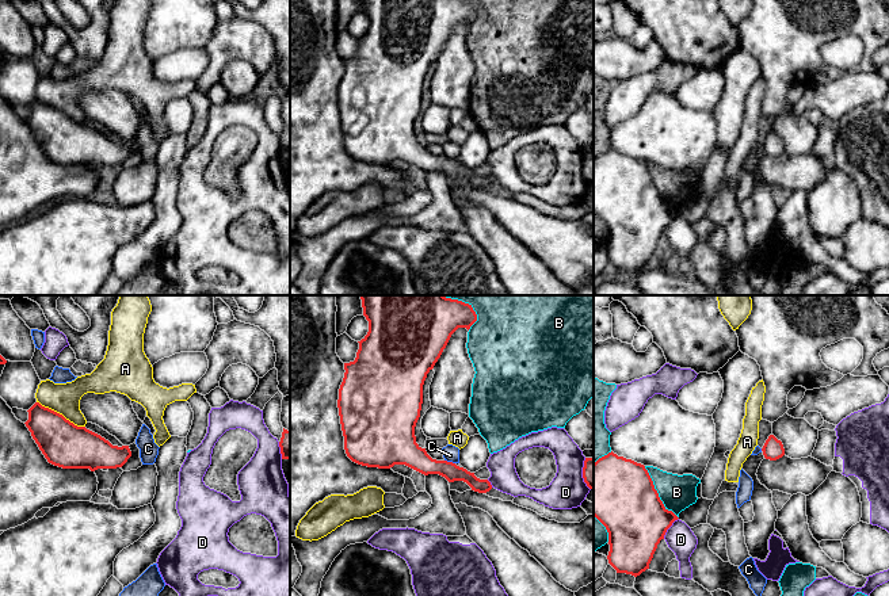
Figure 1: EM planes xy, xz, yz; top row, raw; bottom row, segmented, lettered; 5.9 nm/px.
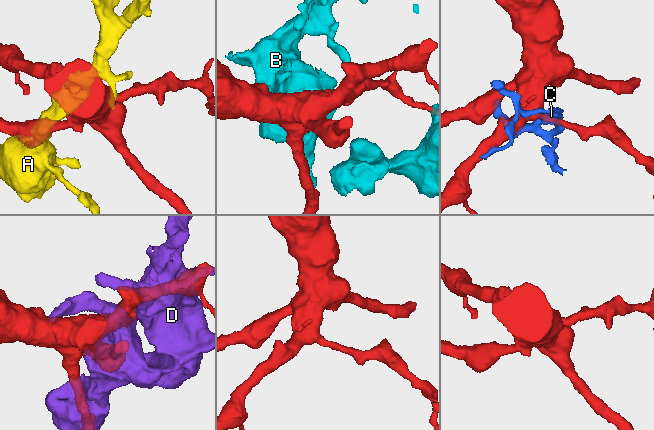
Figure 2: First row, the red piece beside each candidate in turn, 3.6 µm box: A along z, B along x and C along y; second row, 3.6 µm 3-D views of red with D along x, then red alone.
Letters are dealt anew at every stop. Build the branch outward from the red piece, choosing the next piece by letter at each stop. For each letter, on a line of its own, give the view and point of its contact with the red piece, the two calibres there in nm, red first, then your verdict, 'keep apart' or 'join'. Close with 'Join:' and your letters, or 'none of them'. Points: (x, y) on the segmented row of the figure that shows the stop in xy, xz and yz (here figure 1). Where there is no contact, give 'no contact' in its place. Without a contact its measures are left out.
A: meets red in xy at (61, 415); 260 nm thick on the red side, 190 nm on the other; keep apart
B: meets red in yz at (657, 493); 400 nm thick on the red side, 200 nm on the other; keep apart
C: meets red in xz at (450, 462); 140 nm thick on the red side, 100 nm on the other; keep apart
D: meets red in yz at (668, 527); 380 nm thick on the red side, 170 nm on the other; keep apart
Join: none of them

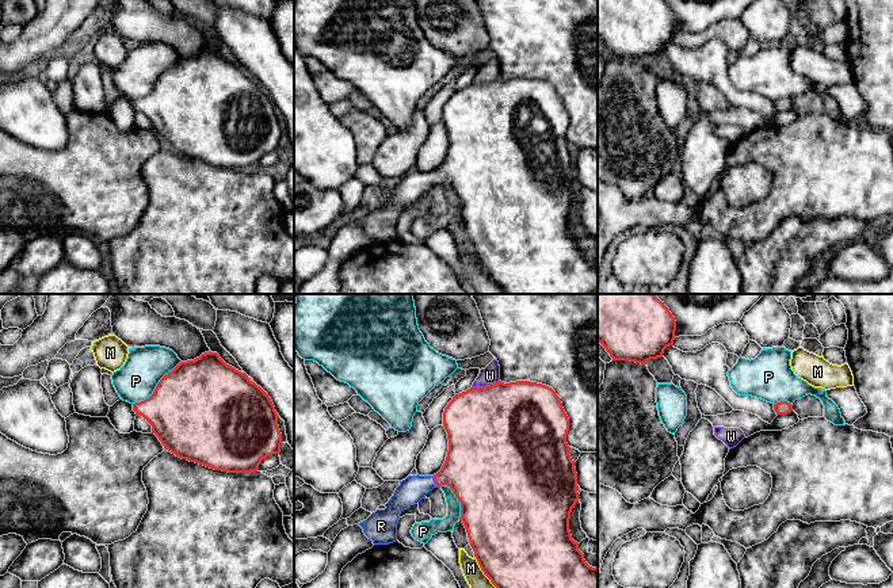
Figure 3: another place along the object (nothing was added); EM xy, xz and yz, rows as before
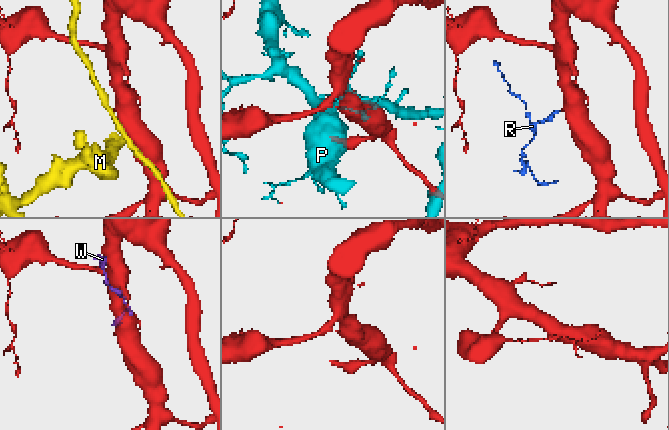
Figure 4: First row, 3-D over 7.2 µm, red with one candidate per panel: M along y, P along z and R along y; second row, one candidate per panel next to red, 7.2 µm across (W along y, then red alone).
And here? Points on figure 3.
M: meets red in xz at (483, 571); 500 nm thick on the red side, 110 nm on the other; keep apart
P: meets red in xy at (156, 386); 500 nm thick on the red side, 240 nm on the other; keep apart
R: meets red in xz at (434, 480); 360 nm thick on the red side, 160 nm on the other; join
W: meets red in xz at (485, 386); 500 nm thick on the red side, 110 nm on the other; keep apart
Join: R

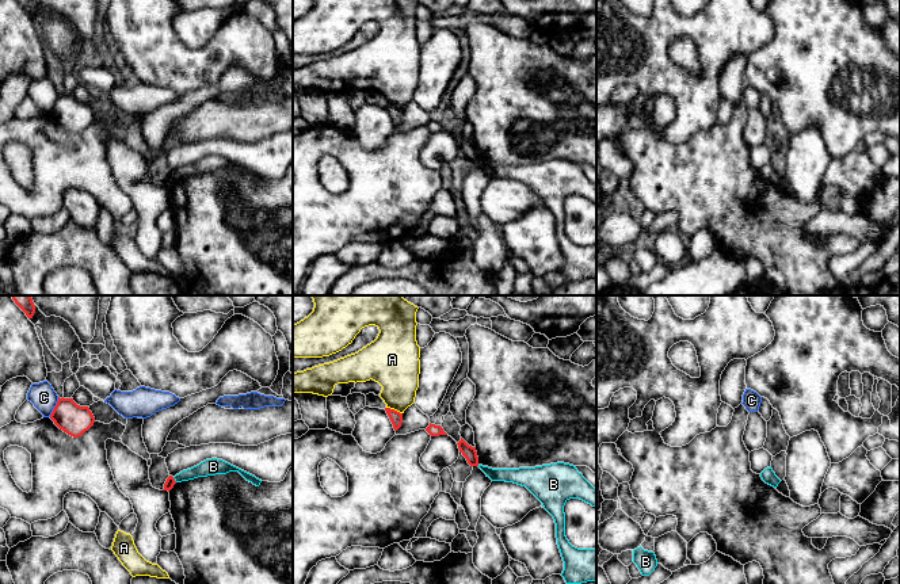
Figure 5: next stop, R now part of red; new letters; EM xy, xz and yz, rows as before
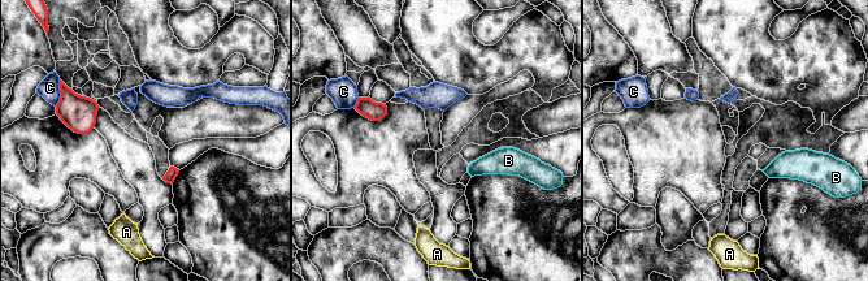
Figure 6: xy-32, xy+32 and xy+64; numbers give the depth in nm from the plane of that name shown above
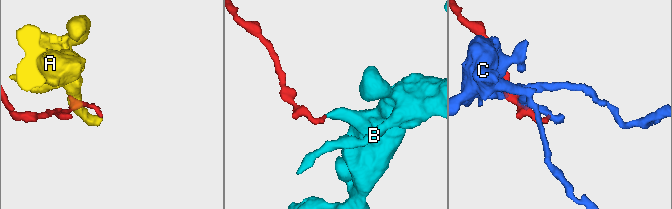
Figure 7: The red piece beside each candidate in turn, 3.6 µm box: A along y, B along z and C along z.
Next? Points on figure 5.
A: meets red in xz at (395, 411); 80 nm thick on the red side, 280 nm on the other; keep apart
B: meets red in xy at (174, 480); 60 nm thick on the red side, 100 nm on the other; keep apart
C: meets red in xy at (54, 407); 180 nm thick on the red side, 150 nm on the other; keep apart
Join: none of them

